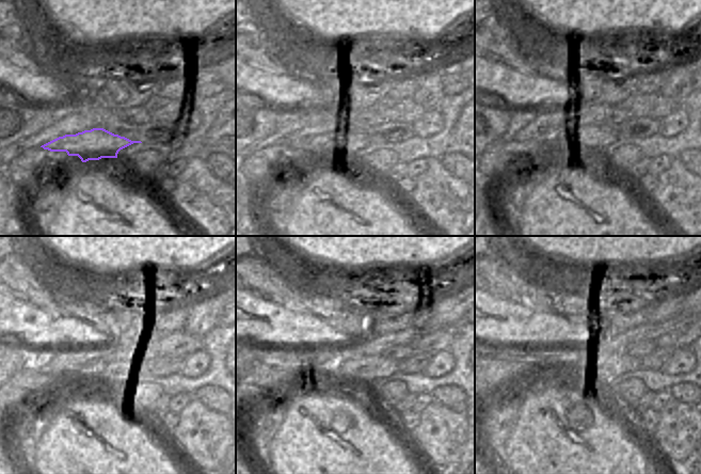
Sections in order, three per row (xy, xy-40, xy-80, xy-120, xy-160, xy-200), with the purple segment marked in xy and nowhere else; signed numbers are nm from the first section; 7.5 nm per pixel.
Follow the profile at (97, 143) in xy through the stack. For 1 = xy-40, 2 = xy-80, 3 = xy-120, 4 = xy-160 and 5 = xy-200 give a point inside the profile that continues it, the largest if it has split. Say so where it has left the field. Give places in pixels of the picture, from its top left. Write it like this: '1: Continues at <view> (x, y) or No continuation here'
1: Continues at xy-40 (348, 140)
2: Continues at xy-80 (596, 137)
3: Continues at xy-120 (121, 375)
4: Continues at xy-160 (365, 370)
5: Continues at xy-200 (602, 367).

